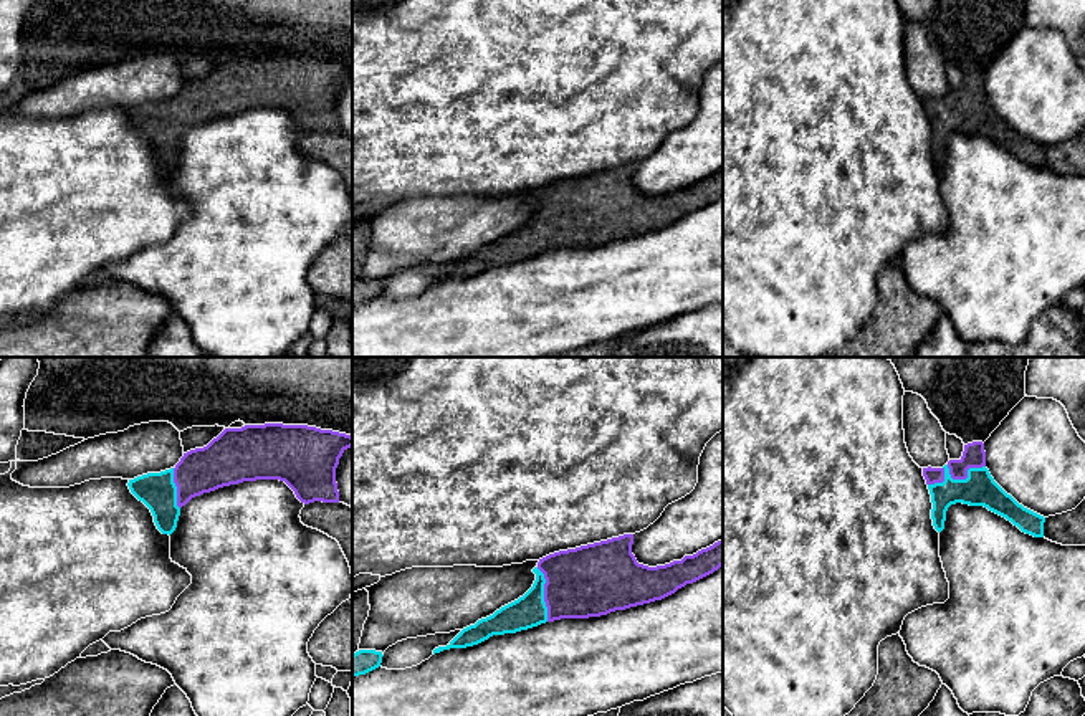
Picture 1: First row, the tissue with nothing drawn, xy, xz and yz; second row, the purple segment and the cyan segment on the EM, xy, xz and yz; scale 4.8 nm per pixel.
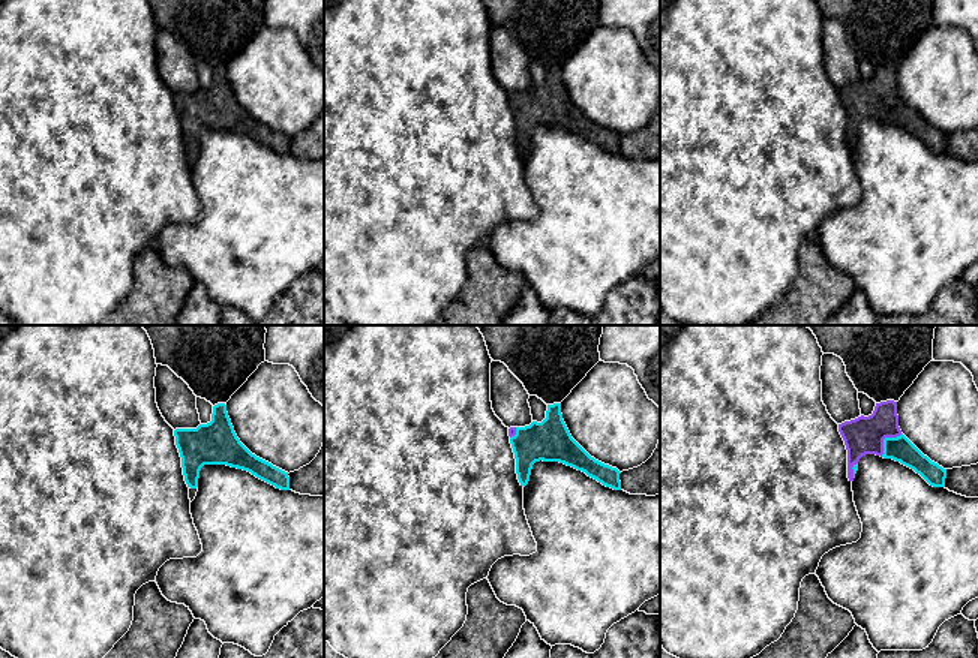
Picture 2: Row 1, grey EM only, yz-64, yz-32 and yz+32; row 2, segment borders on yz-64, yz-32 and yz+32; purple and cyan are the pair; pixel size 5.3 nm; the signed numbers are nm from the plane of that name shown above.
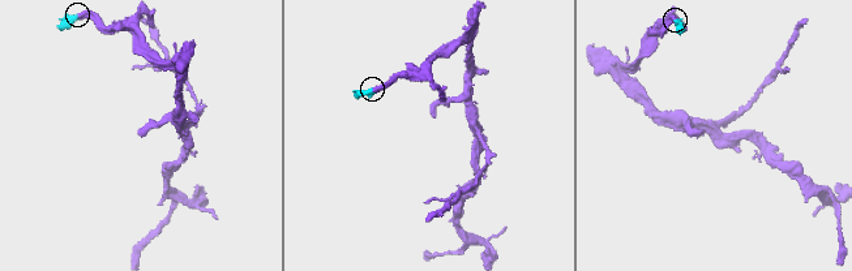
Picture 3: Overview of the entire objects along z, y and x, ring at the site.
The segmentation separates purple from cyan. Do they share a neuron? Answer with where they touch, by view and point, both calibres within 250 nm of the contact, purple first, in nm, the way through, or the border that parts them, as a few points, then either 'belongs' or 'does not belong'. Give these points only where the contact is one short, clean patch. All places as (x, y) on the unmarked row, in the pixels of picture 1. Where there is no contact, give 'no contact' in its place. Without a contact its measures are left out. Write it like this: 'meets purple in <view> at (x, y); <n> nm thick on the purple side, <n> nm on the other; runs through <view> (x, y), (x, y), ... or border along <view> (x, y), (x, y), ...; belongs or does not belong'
meets purple in yz at (951, 106); 110 nm thick on the purple side, 160 nm on the other; belongs

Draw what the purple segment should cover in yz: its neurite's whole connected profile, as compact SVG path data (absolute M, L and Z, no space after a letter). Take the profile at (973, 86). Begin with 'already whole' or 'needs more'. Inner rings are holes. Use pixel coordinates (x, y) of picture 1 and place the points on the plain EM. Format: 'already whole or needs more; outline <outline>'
needs more; outline M982 71L964 74L959 89L949 89L943 98L923 98L931 124L931 149L938 162L944 159L946 141L951 134L984 136L1006 147L1022 162L1044 167L1045 147L1019 134L991 106L986 98Z

